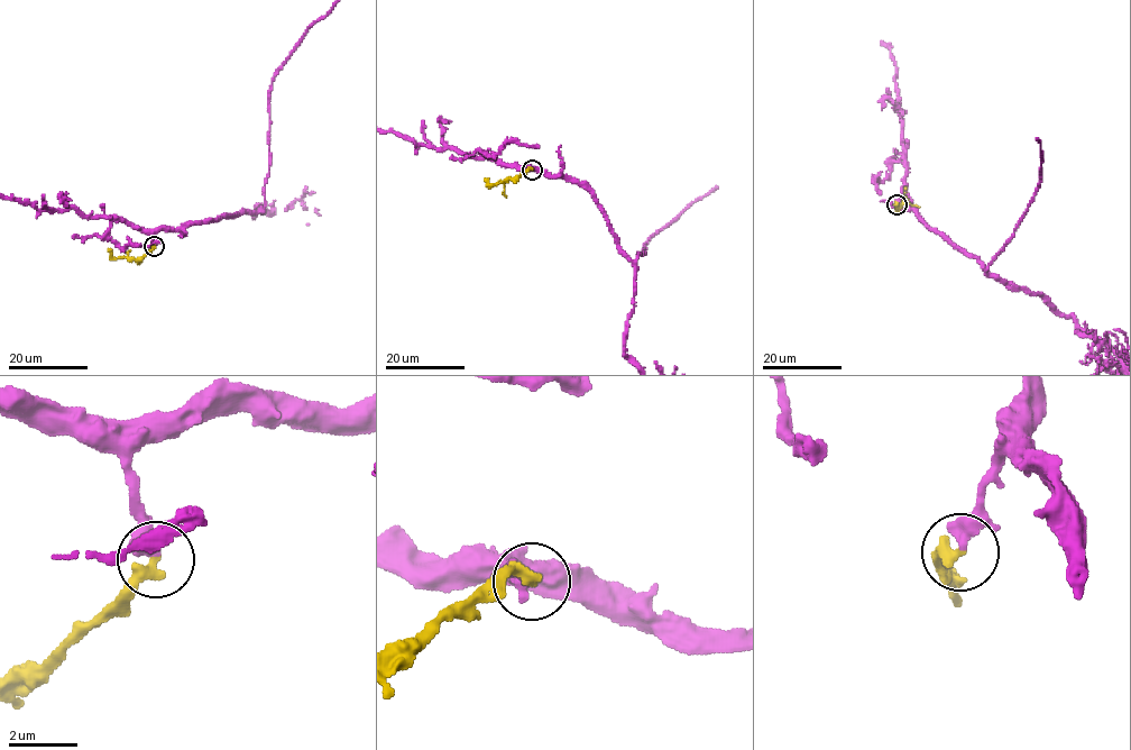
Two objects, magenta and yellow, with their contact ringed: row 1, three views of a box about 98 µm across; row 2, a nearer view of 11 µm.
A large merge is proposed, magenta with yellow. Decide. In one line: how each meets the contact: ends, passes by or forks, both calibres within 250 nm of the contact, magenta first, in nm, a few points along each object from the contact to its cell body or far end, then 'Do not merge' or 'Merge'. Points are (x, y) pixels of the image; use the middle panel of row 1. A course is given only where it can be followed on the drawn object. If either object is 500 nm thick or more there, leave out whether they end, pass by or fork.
At the ring magenta passes by. At the ring yellow ends. Thickness 280 nm (magenta) against 360 nm. Course of yellow: (532, 170), (496, 184), (489, 184), (486, 179). Merge

